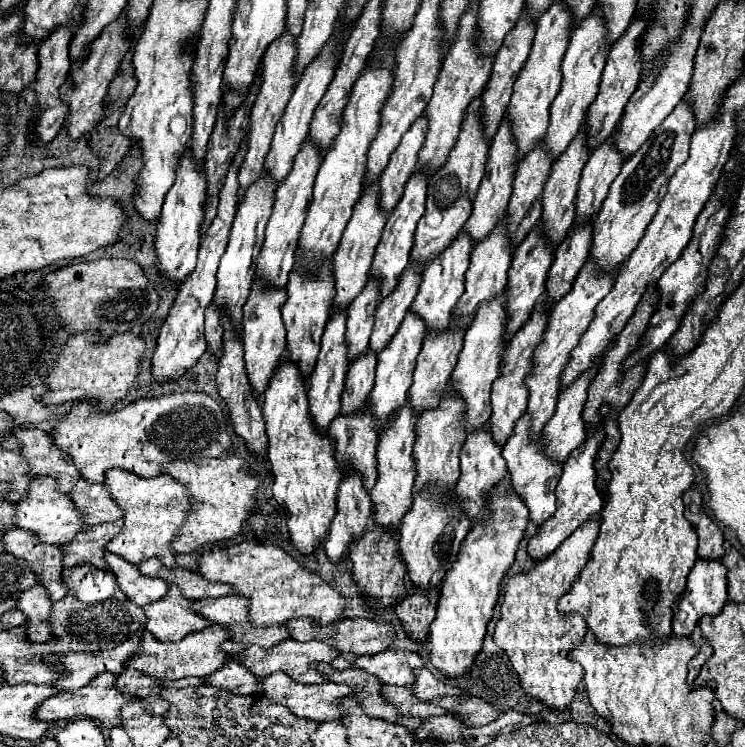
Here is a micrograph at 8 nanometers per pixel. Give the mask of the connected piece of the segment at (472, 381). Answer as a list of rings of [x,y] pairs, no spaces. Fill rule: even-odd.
[[[507,292],[495,296],[493,300],[483,302],[477,308],[475,320],[471,322],[471,326],[467,328],[465,334],[465,342],[463,342],[463,350],[459,354],[459,362],[453,370],[451,376],[451,384],[455,388],[455,392],[467,402],[467,422],[465,422],[465,430],[471,430],[473,426],[483,424],[485,420],[489,420],[491,416],[491,386],[493,382],[501,376],[501,362],[503,362],[503,354],[509,346],[507,340],[507,310],[505,310],[505,296]]]

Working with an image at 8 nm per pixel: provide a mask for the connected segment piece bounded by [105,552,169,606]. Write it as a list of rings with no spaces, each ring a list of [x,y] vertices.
[[[105,552],[105,560],[107,560],[111,572],[115,574],[119,588],[139,606],[147,606],[147,604],[157,602],[167,596],[169,586],[163,578],[151,578],[151,576],[141,574],[135,564],[125,562],[123,558],[119,558],[113,552]]]

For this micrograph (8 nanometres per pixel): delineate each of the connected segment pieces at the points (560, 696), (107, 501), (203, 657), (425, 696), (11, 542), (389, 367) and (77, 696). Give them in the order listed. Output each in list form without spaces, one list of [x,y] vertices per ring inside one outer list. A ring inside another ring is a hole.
[[[591,518],[583,522],[567,540],[559,544],[553,554],[535,560],[535,566],[531,570],[509,578],[503,592],[501,618],[497,620],[497,628],[493,634],[495,644],[509,654],[511,664],[523,684],[523,690],[557,710],[569,708],[577,684],[583,678],[581,664],[567,658],[567,654],[579,644],[579,640],[587,632],[585,618],[575,612],[559,614],[557,602],[571,588],[571,582],[583,568],[583,562],[587,562],[599,526],[601,518]]]
[[[79,480],[75,490],[71,490],[73,502],[87,512],[87,526],[115,522],[123,518],[121,506],[111,498],[105,484],[91,484],[87,480]]]
[[[209,626],[205,630],[187,634],[179,642],[161,642],[159,638],[153,638],[153,634],[147,632],[147,638],[143,638],[143,646],[135,658],[131,658],[129,666],[135,670],[141,670],[145,674],[153,674],[161,680],[177,680],[187,676],[207,676],[219,668],[225,666],[225,662],[231,660],[231,654],[221,650],[221,644],[225,640],[231,640],[231,634],[225,626]]]
[[[423,668],[423,670],[415,670],[413,694],[419,700],[433,700],[433,698],[445,696],[445,694],[459,694],[459,688],[451,682],[437,680],[427,668]]]
[[[13,528],[5,534],[5,552],[15,554],[29,562],[39,574],[39,582],[49,588],[51,600],[57,602],[67,596],[67,584],[63,582],[63,548],[55,544],[43,544],[31,530]]]
[[[407,312],[405,320],[401,322],[397,334],[391,338],[391,342],[379,352],[379,366],[377,366],[377,376],[375,376],[375,386],[371,390],[371,404],[373,404],[373,414],[377,418],[377,430],[381,430],[393,410],[405,404],[407,400],[407,390],[413,382],[413,370],[415,362],[423,344],[423,338],[427,334],[427,326],[419,322],[419,316],[415,312]]]
[[[99,674],[91,684],[75,690],[75,692],[61,692],[49,700],[45,700],[37,714],[39,714],[39,720],[45,720],[45,722],[55,722],[55,720],[69,720],[69,718],[91,718],[107,728],[113,728],[117,724],[121,724],[121,708],[129,702],[135,702],[139,700],[139,696],[131,696],[127,692],[121,692],[117,686],[117,676],[115,674]]]

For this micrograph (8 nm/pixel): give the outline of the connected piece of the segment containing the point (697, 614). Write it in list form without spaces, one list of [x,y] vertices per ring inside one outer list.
[[[697,560],[687,576],[687,588],[677,602],[677,612],[673,616],[673,634],[689,636],[693,634],[697,622],[705,614],[719,614],[723,604],[727,602],[727,568],[719,560]]]

